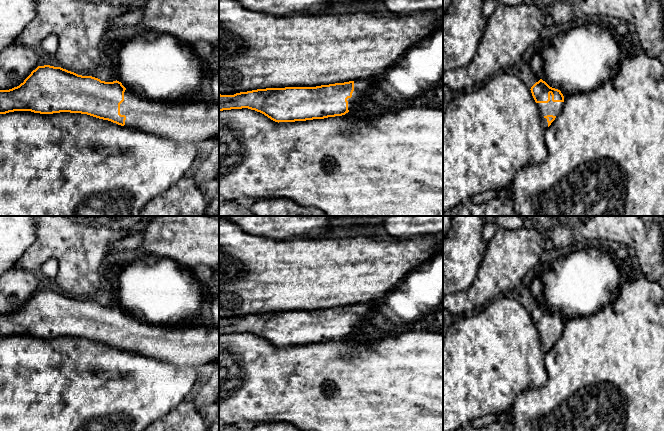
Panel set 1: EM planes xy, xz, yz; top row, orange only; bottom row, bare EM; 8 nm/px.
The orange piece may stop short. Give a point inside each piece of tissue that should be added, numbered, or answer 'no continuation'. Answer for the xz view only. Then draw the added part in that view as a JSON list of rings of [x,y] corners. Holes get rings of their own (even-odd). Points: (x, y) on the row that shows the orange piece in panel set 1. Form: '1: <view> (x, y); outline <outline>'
1: xz (362, 88); outline [[[361,79],[354,81],[352,97],[347,99],[348,110],[351,111],[360,107],[364,103],[364,99],[371,94],[375,84],[375,79]]]

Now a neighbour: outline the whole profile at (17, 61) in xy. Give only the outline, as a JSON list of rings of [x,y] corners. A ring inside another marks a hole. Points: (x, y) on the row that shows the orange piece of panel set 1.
[[[15,42],[0,51],[0,90],[19,86],[38,65],[39,50]]]

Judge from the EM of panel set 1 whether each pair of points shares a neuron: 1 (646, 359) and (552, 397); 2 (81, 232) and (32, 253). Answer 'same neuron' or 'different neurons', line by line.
1: same neuron
2: same neuron

